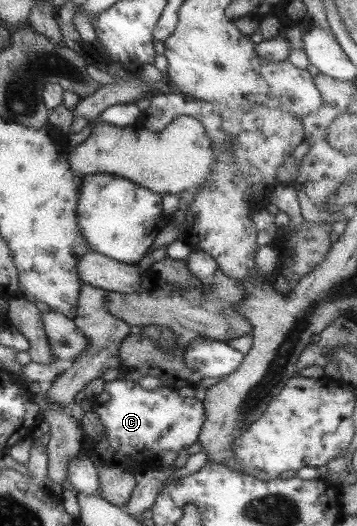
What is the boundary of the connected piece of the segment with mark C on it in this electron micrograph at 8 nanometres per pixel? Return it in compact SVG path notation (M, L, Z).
M115 378L112 381L103 382L102 391L90 400L92 411L97 415L103 430L99 440L90 439L84 435L80 454L92 461L95 468L116 467L131 473L144 472L160 463L163 451L178 453L183 447L188 448L192 443L196 443L205 420L203 400L180 397L177 390L164 386L146 390L130 380Z

